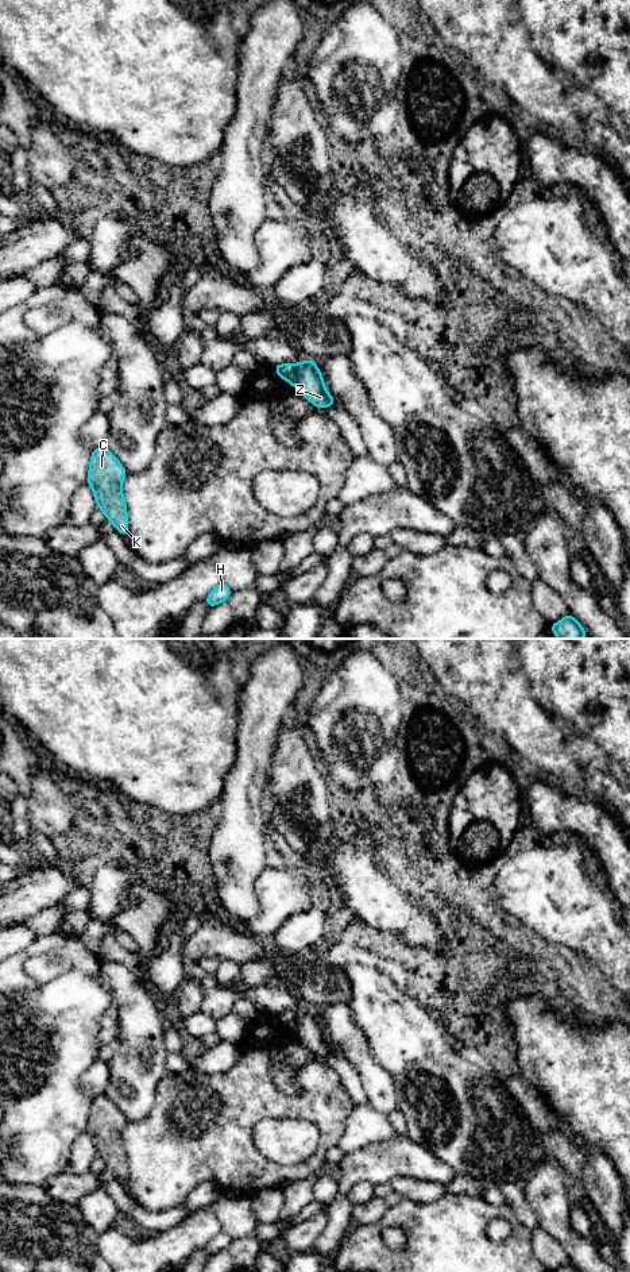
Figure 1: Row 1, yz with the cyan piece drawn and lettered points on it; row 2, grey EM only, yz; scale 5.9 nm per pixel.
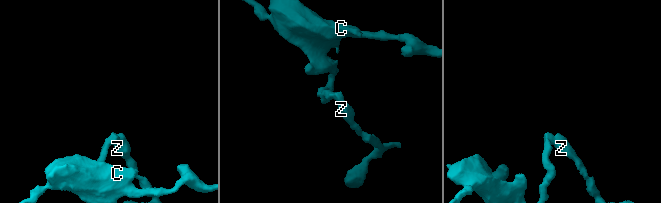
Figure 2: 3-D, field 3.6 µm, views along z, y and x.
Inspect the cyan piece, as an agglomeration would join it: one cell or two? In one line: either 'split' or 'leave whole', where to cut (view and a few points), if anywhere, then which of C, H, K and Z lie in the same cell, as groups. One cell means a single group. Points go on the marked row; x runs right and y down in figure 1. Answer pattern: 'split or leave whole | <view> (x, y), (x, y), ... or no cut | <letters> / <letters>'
split | yz (298, 365), (293, 384) | C H K / Z

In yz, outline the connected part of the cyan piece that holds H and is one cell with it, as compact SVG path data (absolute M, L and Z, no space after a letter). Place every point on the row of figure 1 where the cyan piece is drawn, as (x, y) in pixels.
M220 582L206 597L206 605L209 608L216 606L217 604L220 604L221 601L227 601L231 595L231 589Z

